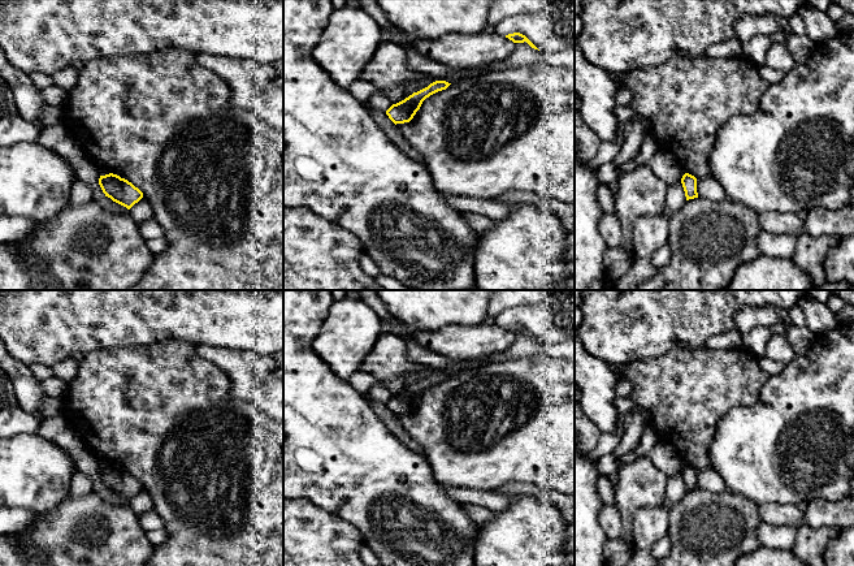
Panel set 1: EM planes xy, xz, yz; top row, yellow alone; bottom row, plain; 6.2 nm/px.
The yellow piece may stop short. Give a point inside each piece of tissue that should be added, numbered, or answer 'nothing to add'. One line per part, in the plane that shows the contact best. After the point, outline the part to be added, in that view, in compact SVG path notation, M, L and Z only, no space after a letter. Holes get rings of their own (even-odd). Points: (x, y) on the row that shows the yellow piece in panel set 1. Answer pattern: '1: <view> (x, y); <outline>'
nothing to add

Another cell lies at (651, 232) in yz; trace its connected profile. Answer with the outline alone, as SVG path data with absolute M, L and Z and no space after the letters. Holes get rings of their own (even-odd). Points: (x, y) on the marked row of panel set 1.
M664 212L640 216L634 222L633 245L634 259L630 269L614 286L617 290L637 290L651 278L658 268L653 264L653 254L668 243L669 216Z

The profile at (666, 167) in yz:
M659 147L647 163L655 176L667 186L680 181L684 176L684 168L671 151Z

